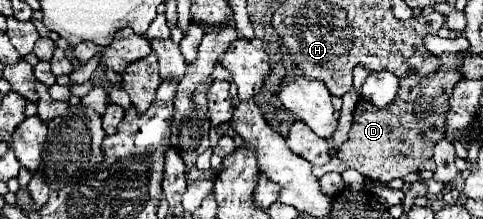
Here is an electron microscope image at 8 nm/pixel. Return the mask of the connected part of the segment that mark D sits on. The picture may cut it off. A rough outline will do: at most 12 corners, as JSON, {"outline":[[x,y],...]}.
{"outline":[[461,54],[359,100],[337,158],[371,180],[419,172],[445,136]]}

